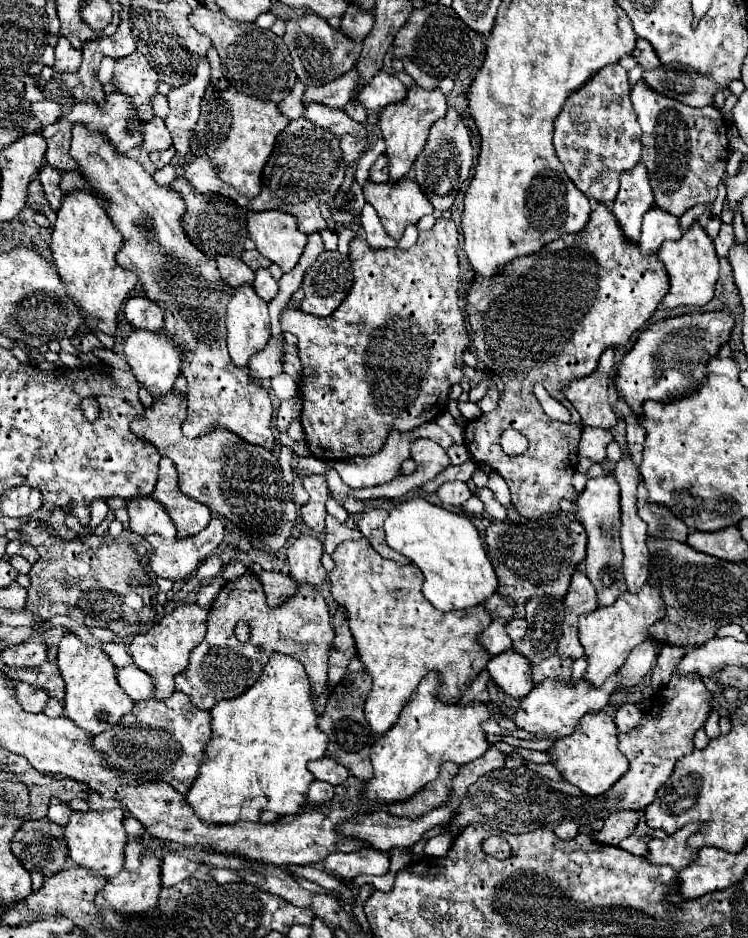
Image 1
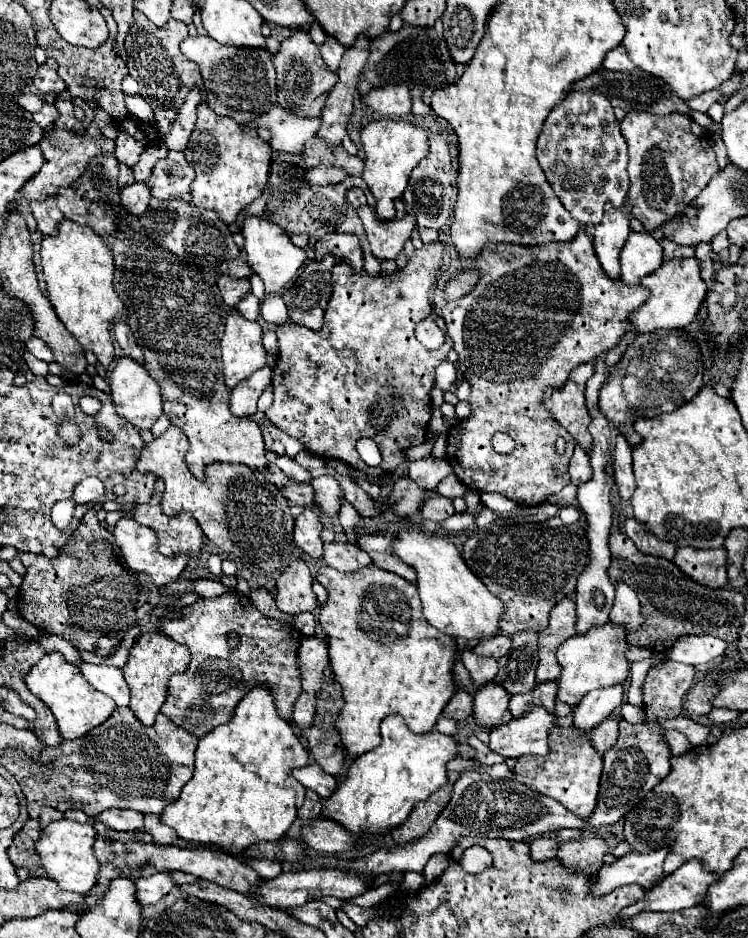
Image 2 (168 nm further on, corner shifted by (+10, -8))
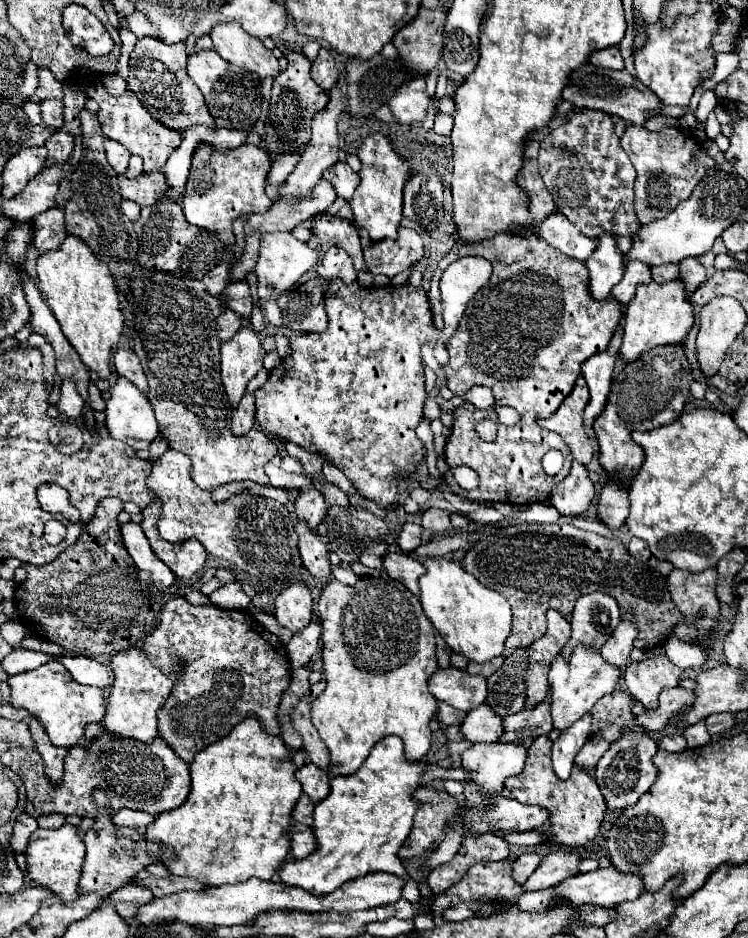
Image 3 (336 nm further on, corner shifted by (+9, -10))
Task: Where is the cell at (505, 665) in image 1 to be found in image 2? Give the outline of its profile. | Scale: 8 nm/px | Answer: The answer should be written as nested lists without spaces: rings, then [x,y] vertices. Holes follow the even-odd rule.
[[[495,680],[485,682],[479,692],[475,694],[475,720],[477,724],[483,726],[499,726],[511,720],[511,710],[509,710],[509,692],[497,684]]]

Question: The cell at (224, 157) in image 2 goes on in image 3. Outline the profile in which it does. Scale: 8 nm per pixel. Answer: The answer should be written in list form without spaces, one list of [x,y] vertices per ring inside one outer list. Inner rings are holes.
[[[242,144],[236,150],[208,150],[208,146],[200,146],[192,158],[192,168],[188,176],[186,194],[180,202],[186,220],[192,226],[214,232],[226,246],[232,246],[234,232],[232,222],[244,214],[262,214],[272,206],[272,200],[266,196],[266,176],[270,170],[268,154],[252,144]]]

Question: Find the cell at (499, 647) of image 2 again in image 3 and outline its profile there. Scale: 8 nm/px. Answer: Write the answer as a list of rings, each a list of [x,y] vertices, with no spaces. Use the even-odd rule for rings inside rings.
[[[494,658],[492,662],[486,662],[484,666],[474,666],[474,662],[472,662],[472,664],[468,664],[468,674],[488,678],[488,676],[492,676],[492,674],[502,666],[502,660],[504,660],[504,658]]]

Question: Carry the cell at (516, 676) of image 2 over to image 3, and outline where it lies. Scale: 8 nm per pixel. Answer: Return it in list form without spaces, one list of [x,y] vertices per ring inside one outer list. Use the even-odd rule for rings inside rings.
[[[516,650],[512,656],[504,658],[504,664],[496,674],[492,674],[488,684],[486,704],[500,716],[506,718],[524,708],[526,686],[524,686],[524,668],[528,668],[526,650]]]

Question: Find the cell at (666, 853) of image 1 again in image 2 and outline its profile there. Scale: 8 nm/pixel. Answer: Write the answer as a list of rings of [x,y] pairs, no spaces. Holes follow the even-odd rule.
[[[667,846],[649,854],[629,852],[617,858],[613,864],[603,864],[599,868],[599,882],[593,884],[593,894],[607,894],[625,884],[639,884],[653,888],[665,878],[663,860],[667,856]]]

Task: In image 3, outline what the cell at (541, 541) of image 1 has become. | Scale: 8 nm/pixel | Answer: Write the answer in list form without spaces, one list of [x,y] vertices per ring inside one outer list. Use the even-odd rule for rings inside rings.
[[[516,524],[508,528],[498,528],[494,534],[490,534],[486,540],[480,540],[470,552],[466,552],[462,560],[462,568],[476,576],[482,584],[488,588],[496,590],[502,594],[510,606],[512,606],[512,632],[506,640],[508,648],[526,648],[540,636],[544,636],[546,624],[544,624],[544,614],[546,610],[554,608],[560,614],[568,616],[574,610],[574,602],[580,594],[590,594],[590,592],[604,592],[610,594],[618,606],[620,606],[620,616],[634,620],[634,626],[638,630],[638,636],[634,640],[636,648],[650,648],[662,644],[668,636],[670,630],[676,626],[676,622],[682,618],[682,614],[676,610],[674,602],[670,600],[670,592],[666,588],[666,578],[660,576],[656,570],[648,568],[644,562],[638,562],[632,558],[626,550],[626,546],[614,538],[606,540],[594,532],[586,532],[580,528],[574,528],[570,524]]]

